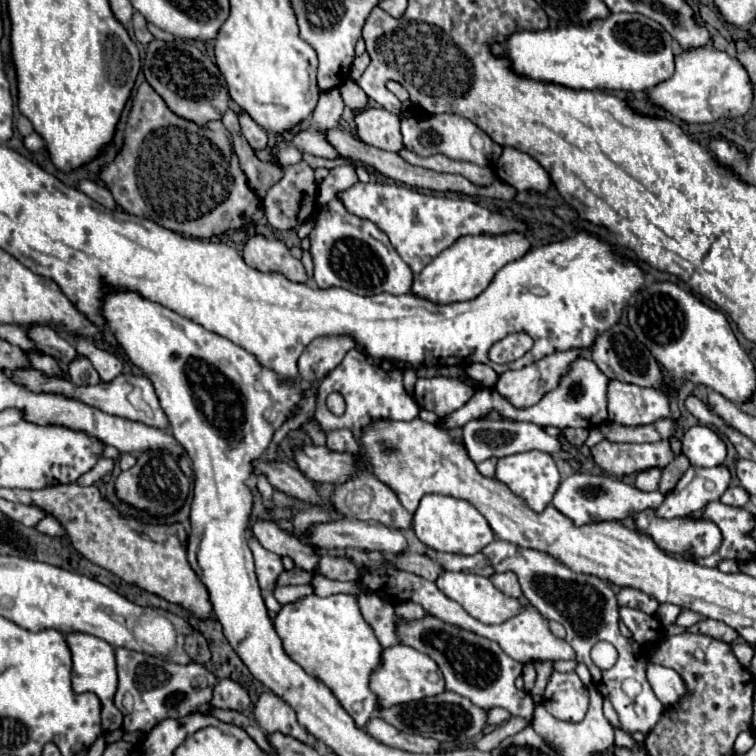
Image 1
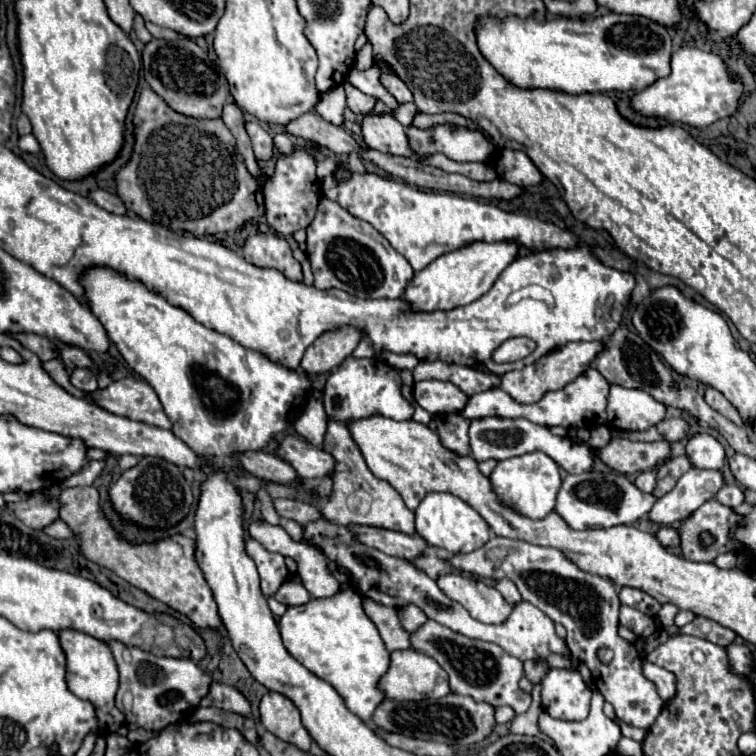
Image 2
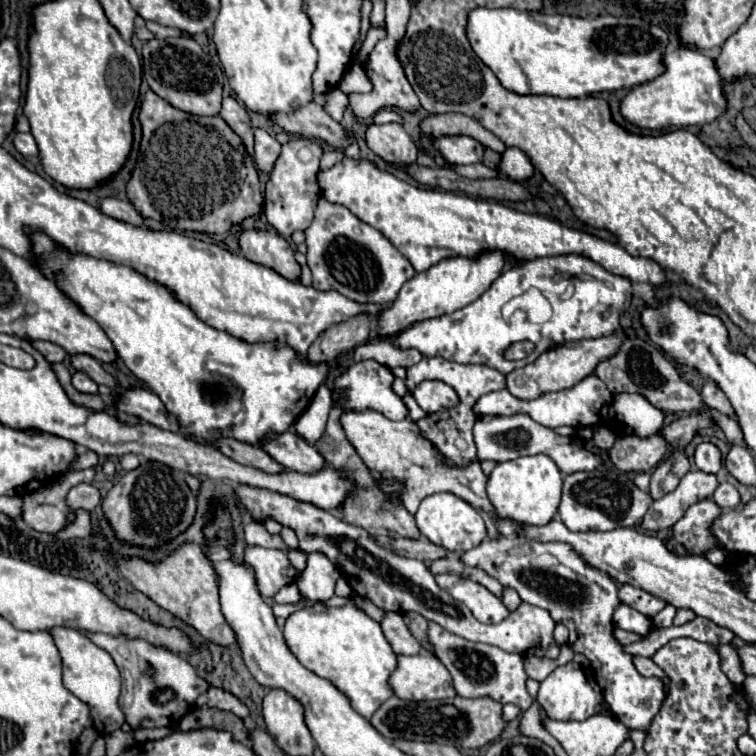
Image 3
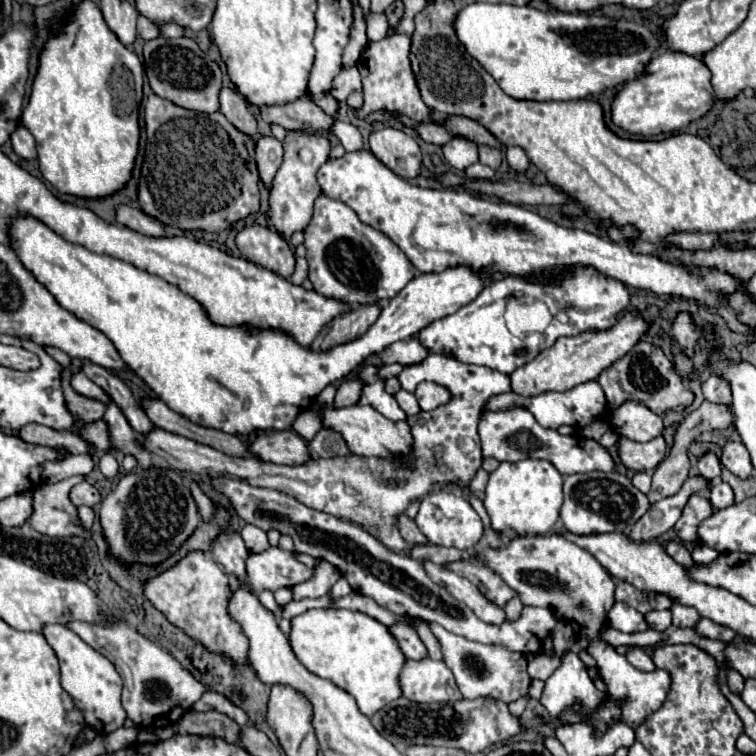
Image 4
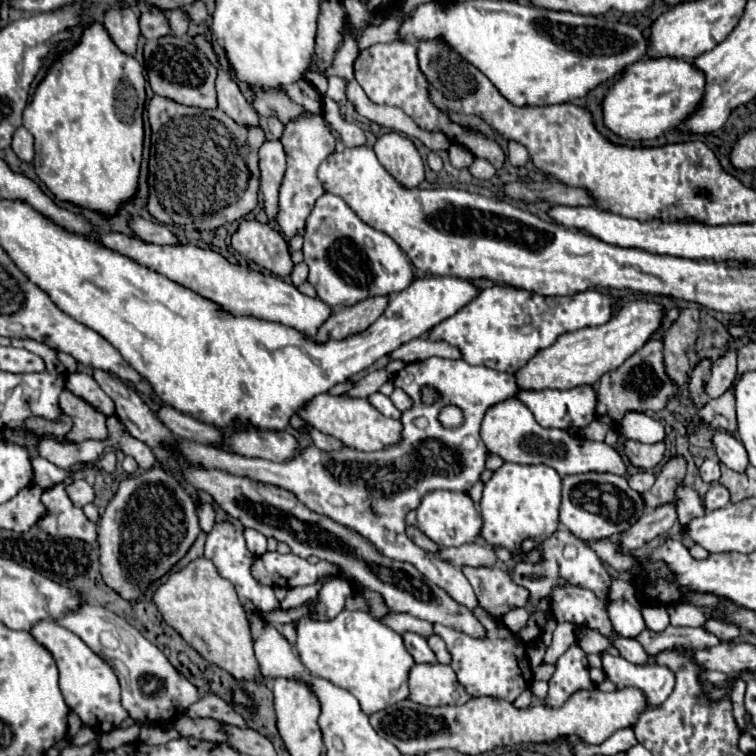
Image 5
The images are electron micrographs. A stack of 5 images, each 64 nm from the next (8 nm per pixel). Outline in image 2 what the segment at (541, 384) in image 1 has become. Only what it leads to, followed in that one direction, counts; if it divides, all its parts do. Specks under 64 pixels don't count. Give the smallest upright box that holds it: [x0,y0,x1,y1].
[500,342,602,404]

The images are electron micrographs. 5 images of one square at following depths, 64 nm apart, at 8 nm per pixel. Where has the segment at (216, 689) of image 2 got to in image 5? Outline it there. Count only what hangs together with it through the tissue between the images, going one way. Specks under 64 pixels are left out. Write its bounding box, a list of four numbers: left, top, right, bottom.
[186,694,246,728]

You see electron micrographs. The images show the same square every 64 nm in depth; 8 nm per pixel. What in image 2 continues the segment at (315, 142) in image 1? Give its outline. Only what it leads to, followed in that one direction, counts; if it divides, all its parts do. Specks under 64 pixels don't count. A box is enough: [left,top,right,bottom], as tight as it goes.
[314,86,346,126]

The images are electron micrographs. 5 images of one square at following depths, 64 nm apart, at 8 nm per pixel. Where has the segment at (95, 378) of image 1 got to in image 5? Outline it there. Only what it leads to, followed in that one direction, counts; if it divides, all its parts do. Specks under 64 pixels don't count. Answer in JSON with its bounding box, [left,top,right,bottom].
[66,372,114,416]

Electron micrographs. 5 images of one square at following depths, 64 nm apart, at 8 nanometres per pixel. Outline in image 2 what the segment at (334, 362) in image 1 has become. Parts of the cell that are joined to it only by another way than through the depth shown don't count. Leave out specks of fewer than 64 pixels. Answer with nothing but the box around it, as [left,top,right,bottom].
[300,326,362,376]

